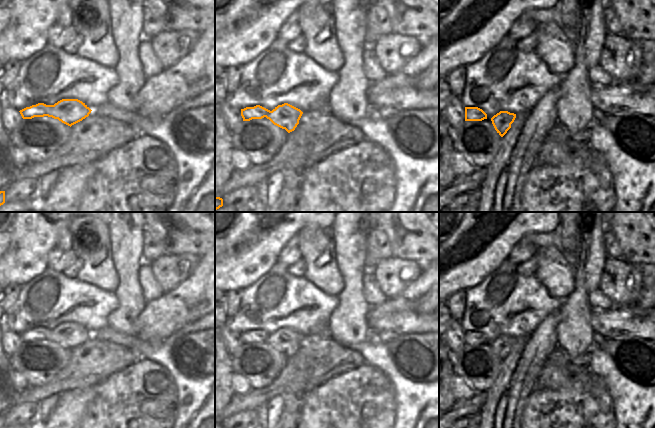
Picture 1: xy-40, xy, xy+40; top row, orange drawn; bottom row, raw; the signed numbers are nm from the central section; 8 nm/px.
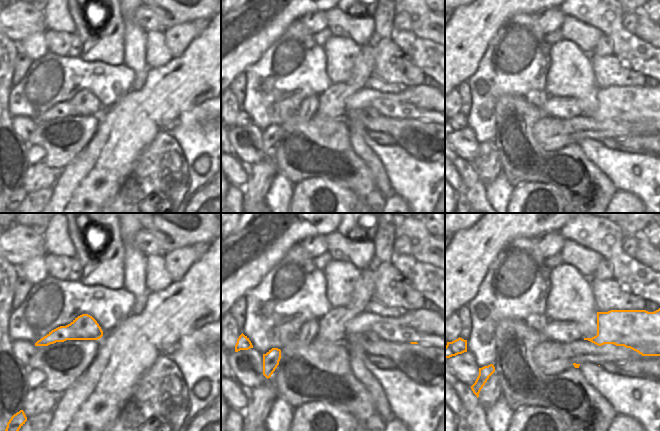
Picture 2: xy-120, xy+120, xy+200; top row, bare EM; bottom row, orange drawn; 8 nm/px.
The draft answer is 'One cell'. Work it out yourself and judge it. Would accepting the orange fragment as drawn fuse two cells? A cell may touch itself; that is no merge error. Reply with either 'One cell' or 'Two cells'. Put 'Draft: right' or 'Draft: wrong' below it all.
Two cells
Draft: wrong

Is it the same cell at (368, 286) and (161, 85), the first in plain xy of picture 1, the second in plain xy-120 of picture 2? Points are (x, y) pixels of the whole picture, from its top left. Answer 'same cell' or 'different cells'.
different cells

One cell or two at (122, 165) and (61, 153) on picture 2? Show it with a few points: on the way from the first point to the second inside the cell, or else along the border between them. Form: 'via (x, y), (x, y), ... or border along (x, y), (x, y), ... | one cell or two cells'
border along (90, 139), (61, 170) | two cells

